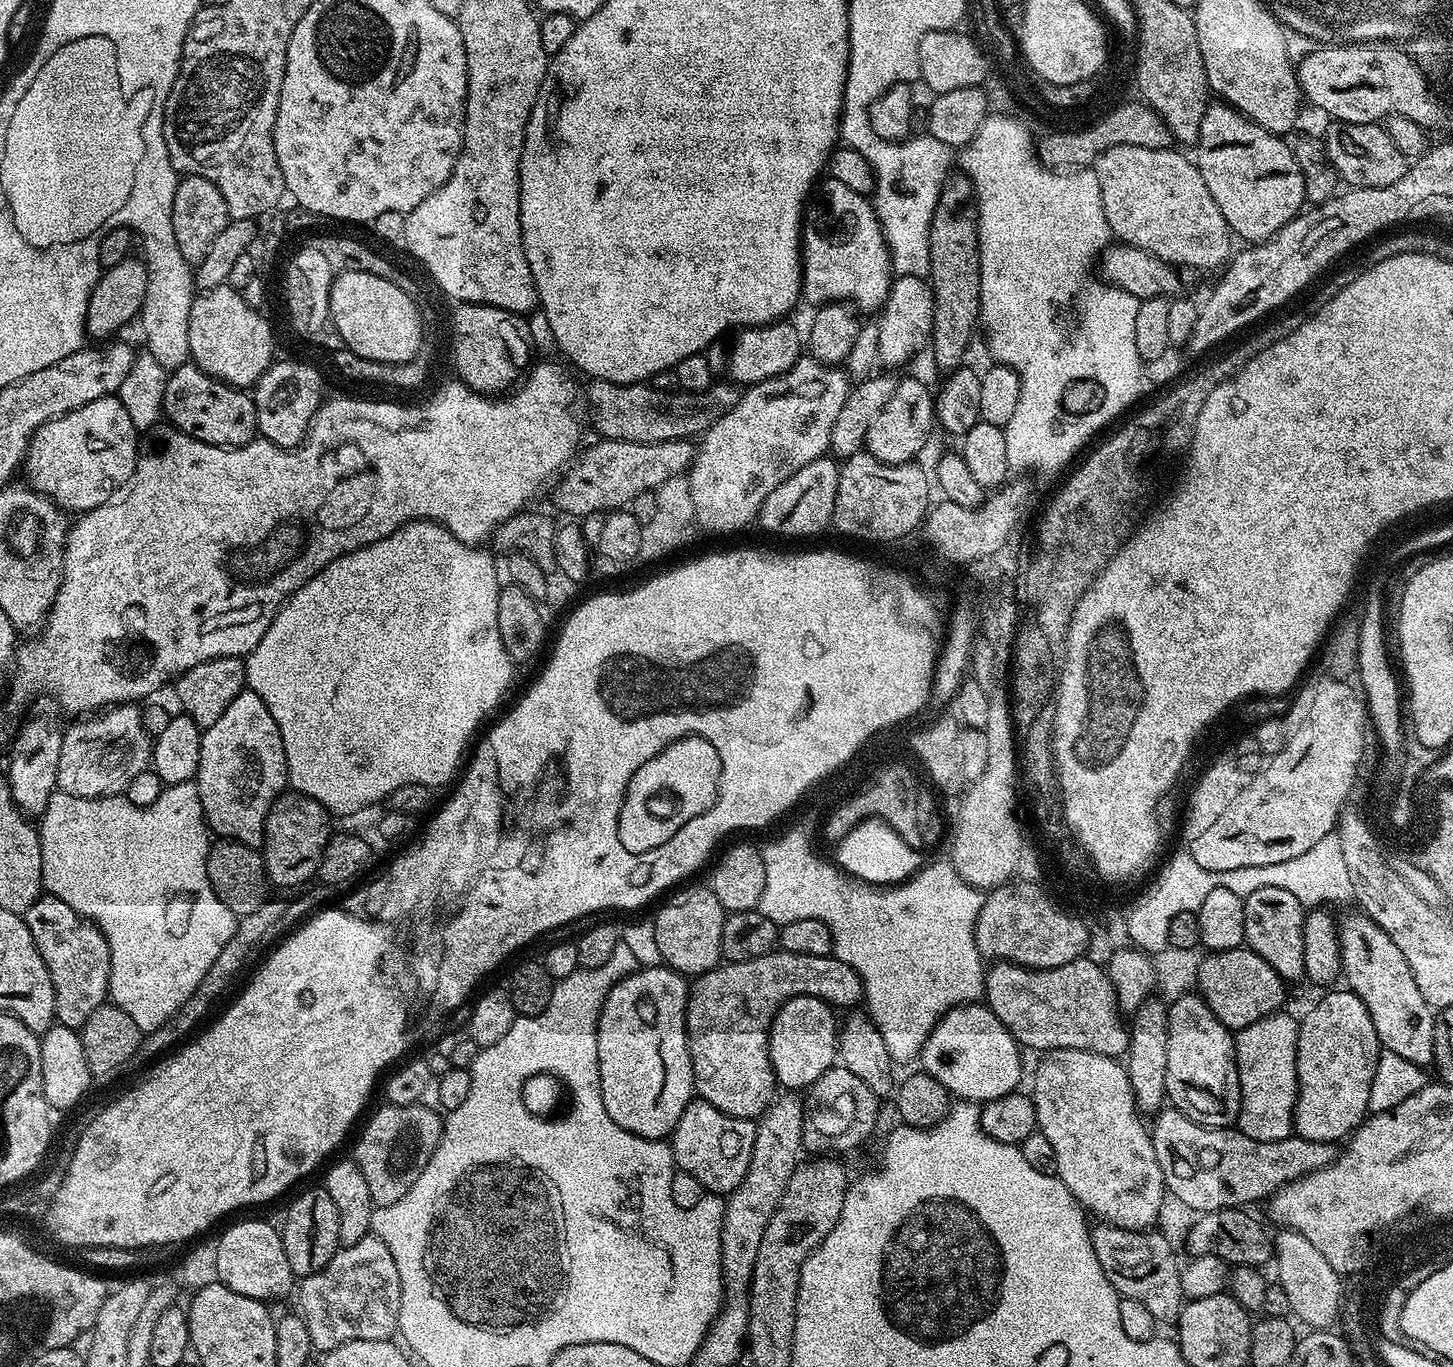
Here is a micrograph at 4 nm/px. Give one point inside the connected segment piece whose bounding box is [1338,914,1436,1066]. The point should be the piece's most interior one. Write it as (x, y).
(1376, 972)

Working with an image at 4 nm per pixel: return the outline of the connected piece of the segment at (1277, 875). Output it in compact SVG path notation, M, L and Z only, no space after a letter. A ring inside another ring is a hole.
M1334 830L1310 846L1305 853L1298 854L1297 858L1270 863L1269 866L1246 866L1222 871L1203 870L1194 860L1191 851L1184 848L1179 851L1167 862L1149 888L1138 894L1140 904L1130 918L1130 932L1134 936L1132 944L1149 954L1164 951L1168 947L1170 920L1173 916L1198 912L1207 894L1218 888L1231 890L1239 897L1246 898L1265 886L1281 887L1282 890L1289 891L1308 910L1330 902L1353 905L1356 901L1354 882L1346 870L1341 838Z

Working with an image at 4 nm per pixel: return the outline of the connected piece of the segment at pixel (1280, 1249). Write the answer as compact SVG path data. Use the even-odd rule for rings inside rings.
M1280 1230L1277 1236L1274 1236L1274 1265L1276 1264L1275 1279L1286 1290L1290 1298L1292 1307L1291 1315L1297 1316L1309 1329L1324 1330L1329 1327L1328 1324L1337 1319L1338 1313L1342 1307L1340 1300L1340 1282L1342 1276L1302 1238L1302 1234L1291 1230Z

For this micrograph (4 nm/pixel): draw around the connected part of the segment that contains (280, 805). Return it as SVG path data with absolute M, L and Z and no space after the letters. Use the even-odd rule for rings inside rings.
M285 791L272 802L264 827L264 870L273 885L280 888L299 889L308 879L315 877L320 871L322 854L326 850L326 842L330 835L328 829L330 813L309 796L300 792Z

